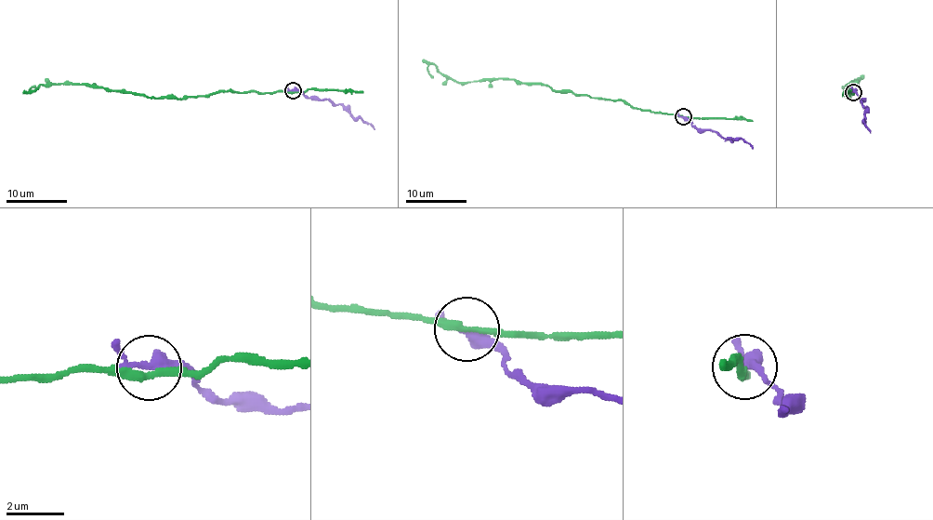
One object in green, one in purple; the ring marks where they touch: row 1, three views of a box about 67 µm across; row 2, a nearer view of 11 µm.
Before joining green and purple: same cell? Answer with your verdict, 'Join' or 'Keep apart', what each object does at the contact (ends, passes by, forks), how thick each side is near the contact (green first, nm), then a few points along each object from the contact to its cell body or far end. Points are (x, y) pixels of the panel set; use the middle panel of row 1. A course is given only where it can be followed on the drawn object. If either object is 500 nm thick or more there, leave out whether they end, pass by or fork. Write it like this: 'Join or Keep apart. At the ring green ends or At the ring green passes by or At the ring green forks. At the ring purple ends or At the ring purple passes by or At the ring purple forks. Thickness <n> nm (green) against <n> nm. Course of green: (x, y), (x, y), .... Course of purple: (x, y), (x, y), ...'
Keep apart. At the ring green passes by. At the ring purple passes by. Thickness 260 nm (green) against 360 nm. Course of green: (683, 116), (512, 79), (454, 82), (431, 63), (428, 73), (433, 77). Course of purple: (684, 116), (698, 128), (716, 130), (727, 138), (742, 139), (752, 148)

